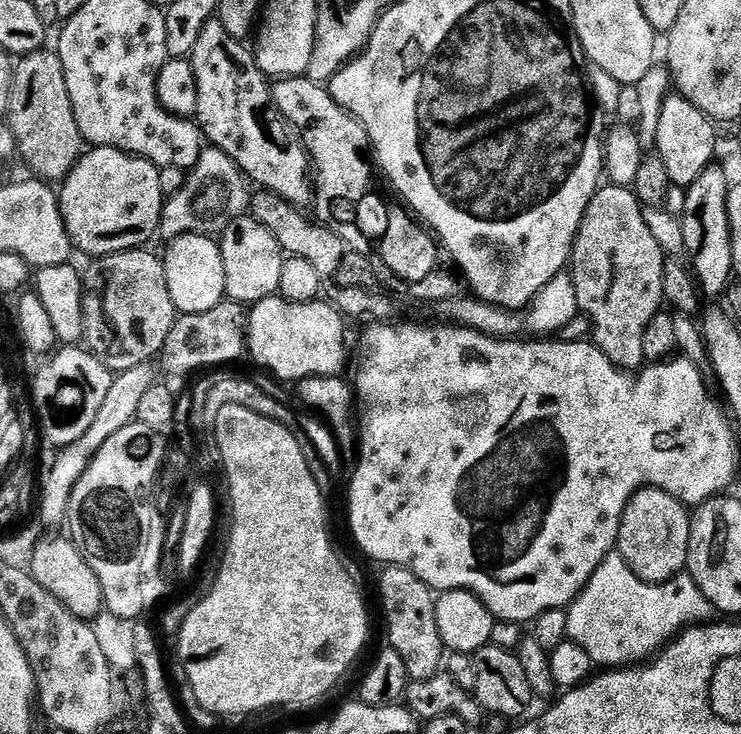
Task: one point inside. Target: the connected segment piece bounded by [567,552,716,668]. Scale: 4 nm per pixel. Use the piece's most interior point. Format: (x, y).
(618, 619)

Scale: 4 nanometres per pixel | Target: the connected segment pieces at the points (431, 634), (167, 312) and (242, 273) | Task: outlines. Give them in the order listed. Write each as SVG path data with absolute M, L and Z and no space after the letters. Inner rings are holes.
M388 566L380 576L380 600L388 619L387 643L405 659L413 681L428 680L441 671L446 660L444 639L440 637L436 601L433 589L409 568Z
M148 251L119 252L106 260L110 276L102 276L104 316L112 323L112 332L120 339L120 348L124 351L121 356L110 360L111 367L117 373L147 364L153 359L151 356L159 357L178 319L176 303L166 280L164 261L159 255ZM148 276L152 276L152 280L147 280ZM156 280L160 280L160 284L156 284Z
M245 214L233 220L224 229L218 243L226 266L227 299L235 300L237 304L251 306L257 304L262 298L279 293L286 253L280 247L274 233L258 223L255 216Z

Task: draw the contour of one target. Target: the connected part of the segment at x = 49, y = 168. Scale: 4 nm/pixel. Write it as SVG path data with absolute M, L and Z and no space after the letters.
M37 51L36 60L28 60L28 64L40 64L40 68L36 68L36 72L32 72L32 76L24 76L24 80L20 80L20 88L10 88L12 105L8 108L6 123L13 134L16 135L19 155L24 155L25 162L37 172L33 173L45 181L53 182L52 180L56 180L56 182L60 182L71 172L74 165L80 161L80 157L84 155L86 141L84 133L78 126L74 116L74 106L72 105L70 94L64 96L64 89L67 86L66 78L60 80L60 72L64 69L60 57L55 51L48 51Z

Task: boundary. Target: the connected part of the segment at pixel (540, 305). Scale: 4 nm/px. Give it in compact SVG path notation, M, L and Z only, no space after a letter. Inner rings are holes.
M561 273L551 280L540 291L536 299L528 306L523 319L521 313L517 311L506 310L474 296L458 296L452 299L431 302L427 305L426 310L434 318L442 318L444 322L474 329L475 332L485 333L496 339L518 338L523 335L522 330L528 332L527 335L542 338L545 336L555 335L556 332L566 327L576 316L579 317L578 298L576 294L573 278L569 273Z

